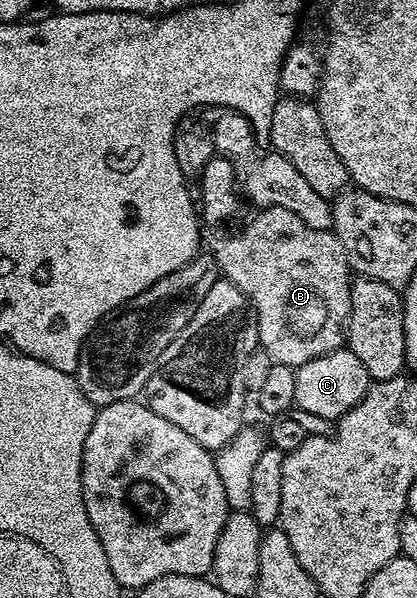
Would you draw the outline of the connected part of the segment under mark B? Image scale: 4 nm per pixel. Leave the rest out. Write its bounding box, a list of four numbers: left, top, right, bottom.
[213,207,353,368]

